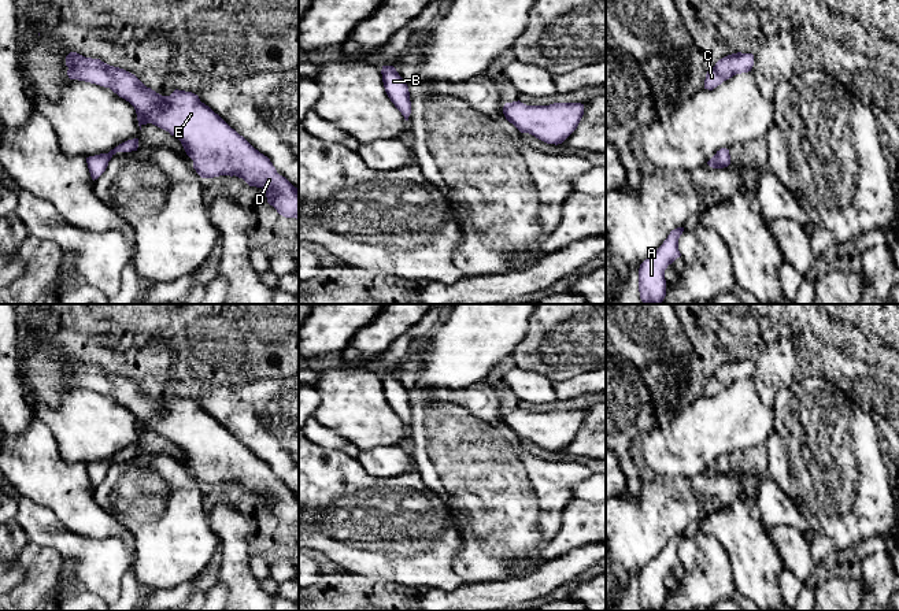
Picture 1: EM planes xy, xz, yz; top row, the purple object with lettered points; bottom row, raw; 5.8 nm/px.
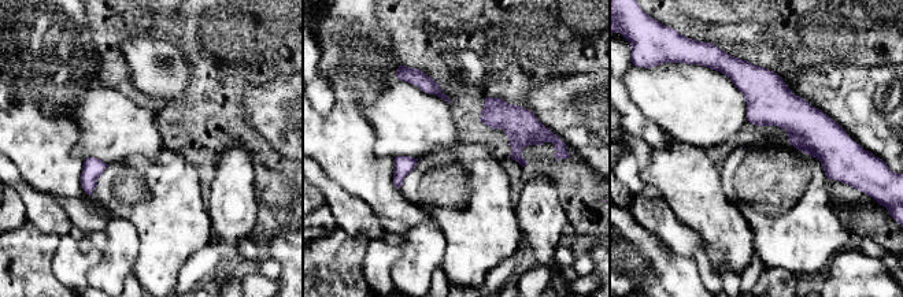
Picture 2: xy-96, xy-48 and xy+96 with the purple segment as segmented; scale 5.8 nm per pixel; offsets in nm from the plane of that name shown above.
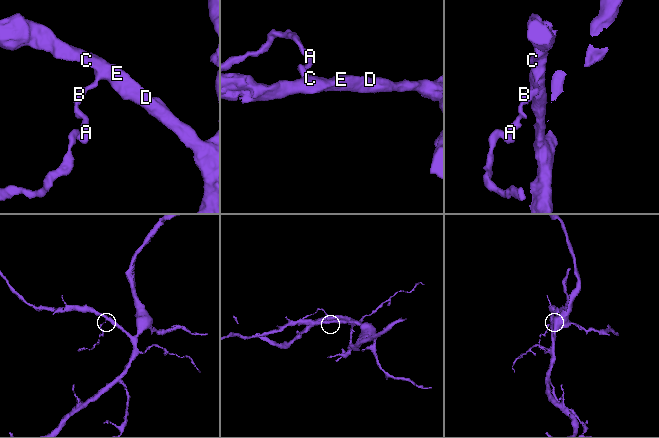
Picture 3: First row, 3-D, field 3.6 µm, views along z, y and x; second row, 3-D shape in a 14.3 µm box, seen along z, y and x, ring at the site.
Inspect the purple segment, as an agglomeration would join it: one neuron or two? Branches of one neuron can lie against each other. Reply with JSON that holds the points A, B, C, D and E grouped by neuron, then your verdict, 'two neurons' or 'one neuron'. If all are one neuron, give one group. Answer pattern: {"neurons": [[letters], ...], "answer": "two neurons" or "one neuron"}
{"neurons": [["A", "B", "C", "D", "E"]], "answer": "one neuron"}

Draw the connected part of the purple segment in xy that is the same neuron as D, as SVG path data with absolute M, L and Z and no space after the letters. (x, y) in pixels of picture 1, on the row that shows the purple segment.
M77 52L66 56L70 79L110 88L129 101L138 126L152 123L178 138L201 178L236 175L262 188L267 203L285 218L299 219L299 189L280 175L267 156L255 149L192 92L162 96L134 74Z

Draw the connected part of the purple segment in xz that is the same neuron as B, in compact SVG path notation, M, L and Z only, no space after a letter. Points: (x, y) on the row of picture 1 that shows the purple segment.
M382 66L381 70L385 92L406 121L411 114L408 86L393 66Z

